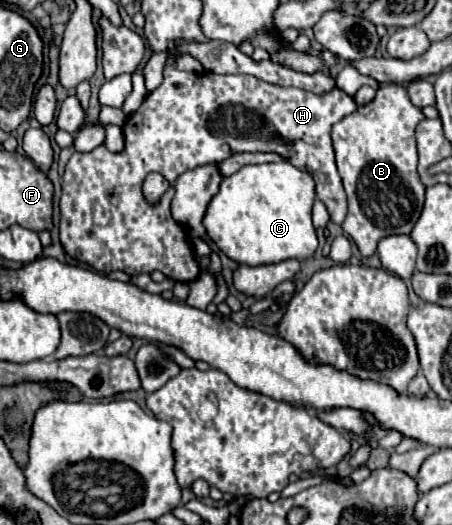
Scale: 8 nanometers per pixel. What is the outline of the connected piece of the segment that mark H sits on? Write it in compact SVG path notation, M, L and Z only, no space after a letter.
M168 60L164 68L164 82L146 96L142 106L136 110L136 118L134 114L130 114L122 126L124 150L110 152L104 146L98 146L88 154L76 152L66 164L60 198L60 242L66 254L92 266L100 274L120 270L134 276L160 270L164 276L176 282L196 280L200 274L200 264L196 262L186 230L170 214L174 186L170 186L168 194L164 194L162 200L152 206L146 204L142 196L142 182L150 172L160 172L170 184L174 184L174 180L182 172L202 164L222 162L224 158L228 158L228 154L236 152L276 152L288 158L296 168L310 172L316 180L316 194L330 212L330 220L342 224L342 220L346 218L346 194L336 170L336 156L330 142L330 126L340 122L346 114L352 114L354 110L354 98L342 88L334 88L328 94L316 96L300 88L268 84L248 74L220 76L212 72L180 72L172 66L172 60Z

